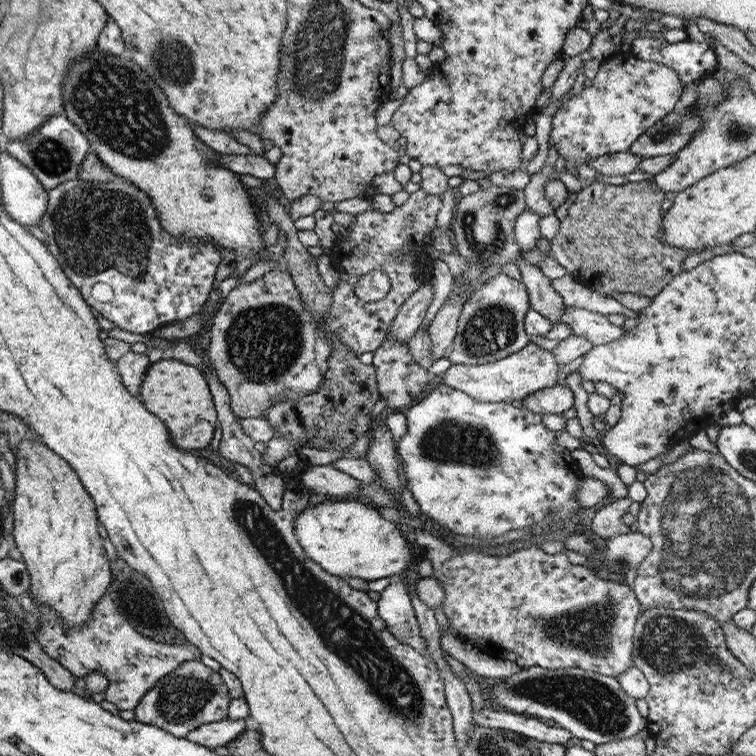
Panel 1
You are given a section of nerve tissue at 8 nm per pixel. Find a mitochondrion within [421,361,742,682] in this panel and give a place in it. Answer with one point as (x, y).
(668, 645)

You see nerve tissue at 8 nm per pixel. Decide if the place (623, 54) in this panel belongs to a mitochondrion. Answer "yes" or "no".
no

